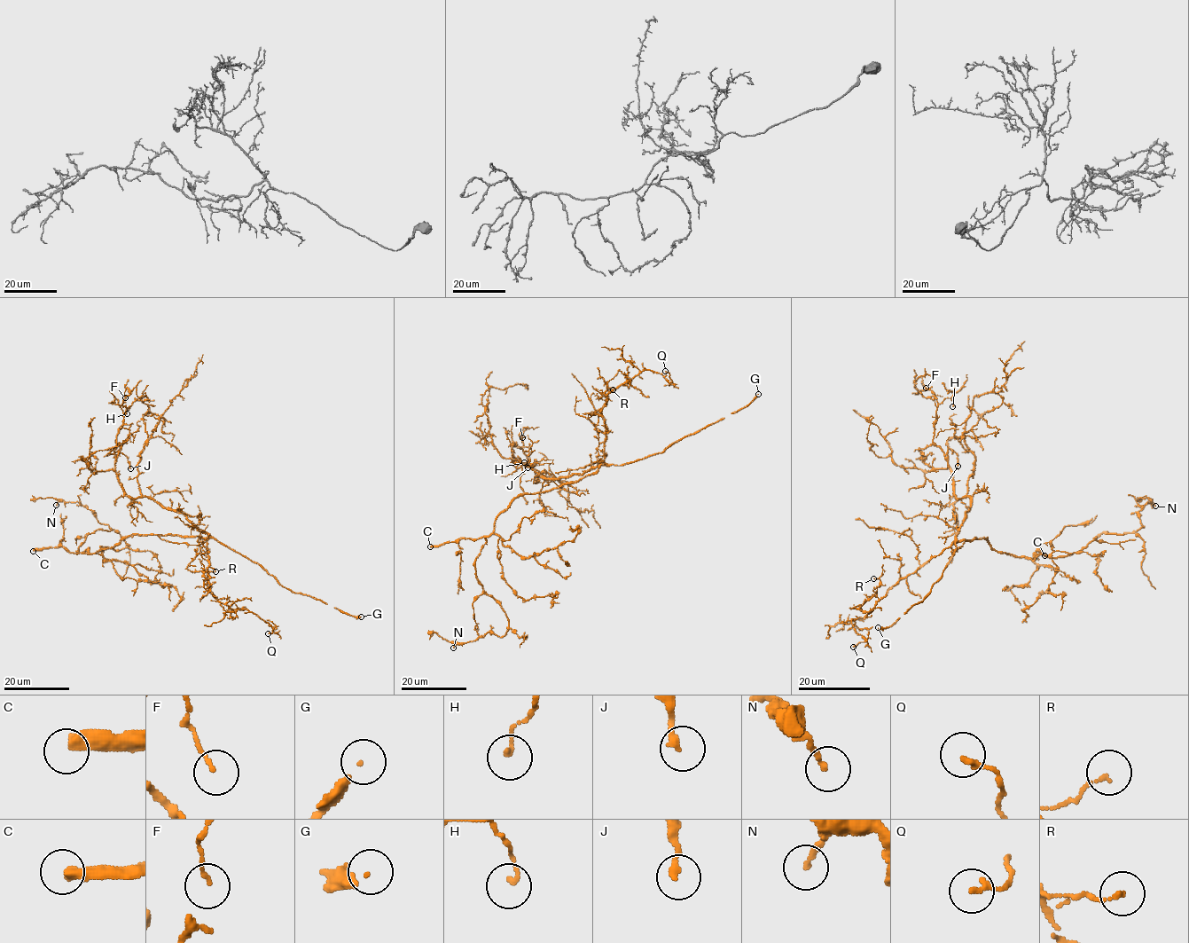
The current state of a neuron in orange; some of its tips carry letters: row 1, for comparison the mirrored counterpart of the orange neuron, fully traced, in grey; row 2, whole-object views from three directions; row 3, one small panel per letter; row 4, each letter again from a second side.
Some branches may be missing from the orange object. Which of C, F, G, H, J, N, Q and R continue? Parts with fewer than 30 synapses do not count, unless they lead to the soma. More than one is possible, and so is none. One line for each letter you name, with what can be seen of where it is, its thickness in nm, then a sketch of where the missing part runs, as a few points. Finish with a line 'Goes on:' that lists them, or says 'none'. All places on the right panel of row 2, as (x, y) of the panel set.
C: Place: (1044, 555). Thickness 420 nm. Course of what is missing: (1044, 555), (1033, 551), (1028, 554), (1020, 600), (1051, 600), (1053, 605), (1075, 605), (1088, 611), (1096, 609)
G: Place: (878, 627). Thickness 160 nm. Course of what is missing: (878, 627), (837, 617), (802, 617)
Goes on: C, G

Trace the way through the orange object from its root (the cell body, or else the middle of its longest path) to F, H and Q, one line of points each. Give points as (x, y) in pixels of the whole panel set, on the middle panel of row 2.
F: (570, 483), (605, 464), (539, 476), (512, 459), (522, 437)
H: (570, 483), (593, 475), (605, 464), (582, 475), (545, 478), (512, 459), (513, 444), (527, 456), (524, 462)
Q: (570, 483), (593, 475), (603, 462), (606, 396), (645, 370), (671, 382), (665, 371)

